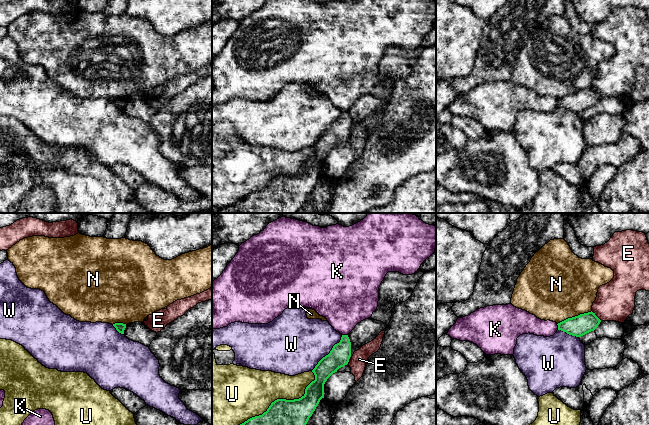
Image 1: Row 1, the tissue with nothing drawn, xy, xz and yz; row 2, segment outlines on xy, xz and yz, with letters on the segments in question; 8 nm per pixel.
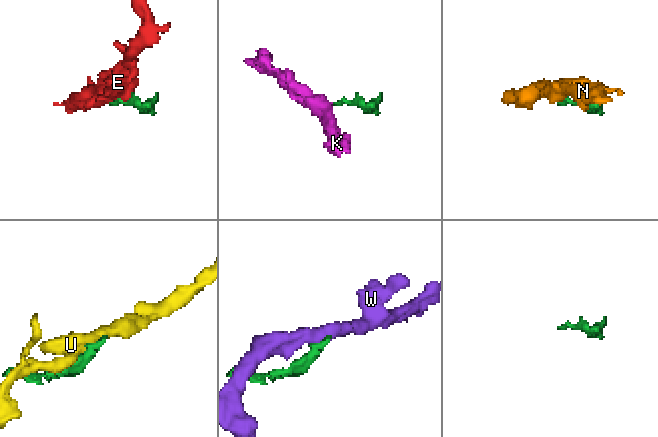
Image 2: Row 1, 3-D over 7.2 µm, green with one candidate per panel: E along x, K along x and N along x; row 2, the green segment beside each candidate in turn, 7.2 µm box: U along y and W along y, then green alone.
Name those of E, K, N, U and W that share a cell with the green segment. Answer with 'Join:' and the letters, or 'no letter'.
Join: no letter

